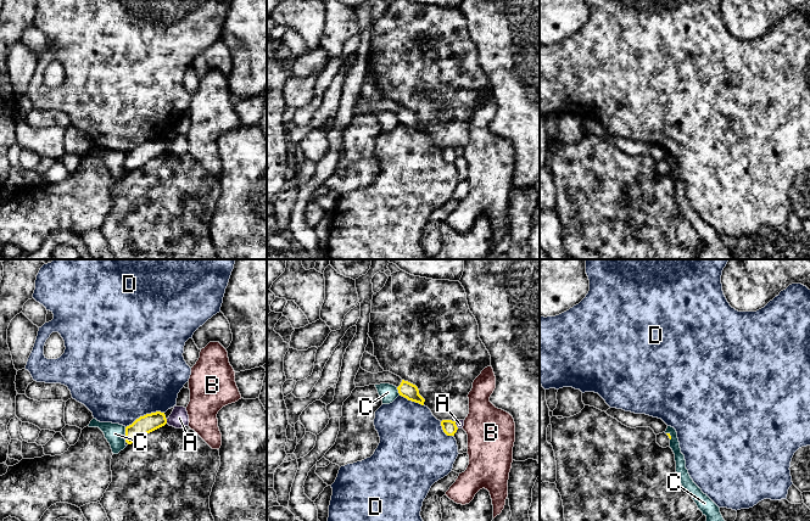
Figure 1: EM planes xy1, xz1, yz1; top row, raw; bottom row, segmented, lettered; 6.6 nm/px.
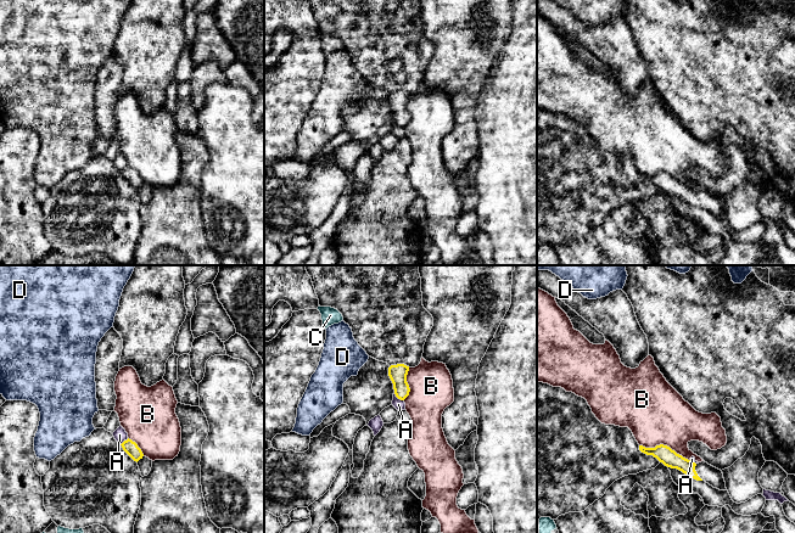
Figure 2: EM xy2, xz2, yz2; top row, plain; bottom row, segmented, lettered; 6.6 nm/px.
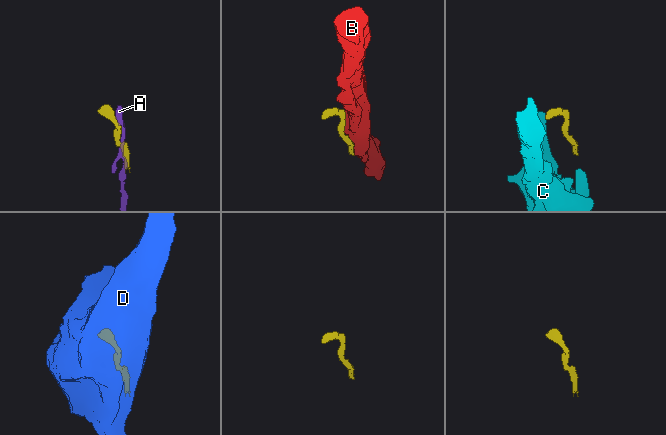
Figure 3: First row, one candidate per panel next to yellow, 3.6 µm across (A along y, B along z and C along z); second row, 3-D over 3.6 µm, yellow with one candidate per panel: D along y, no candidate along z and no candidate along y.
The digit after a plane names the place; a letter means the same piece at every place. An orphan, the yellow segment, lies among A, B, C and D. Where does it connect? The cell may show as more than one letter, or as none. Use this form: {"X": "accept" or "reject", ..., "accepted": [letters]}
{"A": "reject", "B": "reject", "C": "reject", "D": "reject", "accepted": []}

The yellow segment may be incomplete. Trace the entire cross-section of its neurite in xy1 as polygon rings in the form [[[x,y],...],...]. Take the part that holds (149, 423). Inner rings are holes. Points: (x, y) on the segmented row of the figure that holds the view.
[[[156,411],[146,414],[144,416],[140,416],[132,425],[125,427],[124,439],[128,444],[132,444],[141,439],[147,433],[164,426],[166,424],[167,419],[164,413]]]

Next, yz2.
[[[664,444],[655,448],[639,445],[639,450],[646,455],[653,455],[667,467],[677,469],[696,481],[705,481],[720,490],[727,490],[722,471],[705,461],[695,464]]]

